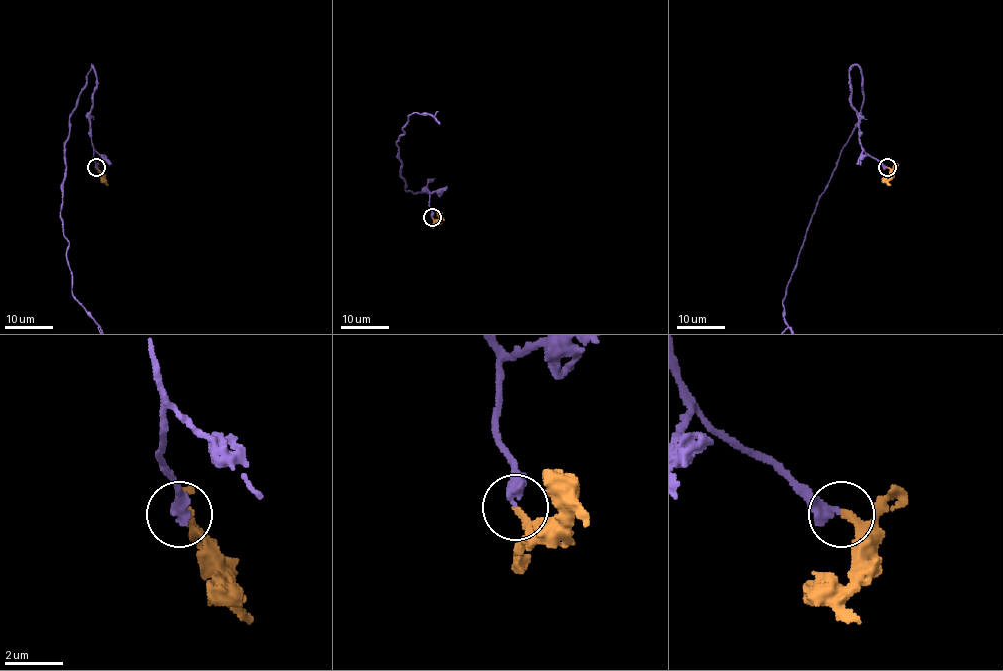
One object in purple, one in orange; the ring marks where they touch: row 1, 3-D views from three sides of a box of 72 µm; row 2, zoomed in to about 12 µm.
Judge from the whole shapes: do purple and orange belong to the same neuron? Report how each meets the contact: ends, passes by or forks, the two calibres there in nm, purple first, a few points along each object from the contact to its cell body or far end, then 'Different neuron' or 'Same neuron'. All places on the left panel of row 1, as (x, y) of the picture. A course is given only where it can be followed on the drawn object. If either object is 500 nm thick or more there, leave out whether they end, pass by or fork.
At the ring purple ends. At the ring orange ends. Thickness 380 nm (purple) against 240 nm. Course of purple: (96, 168), (91, 65), (65, 147), (60, 208), (71, 292). Course of orange: (96, 168), (107, 186). Same neuron

